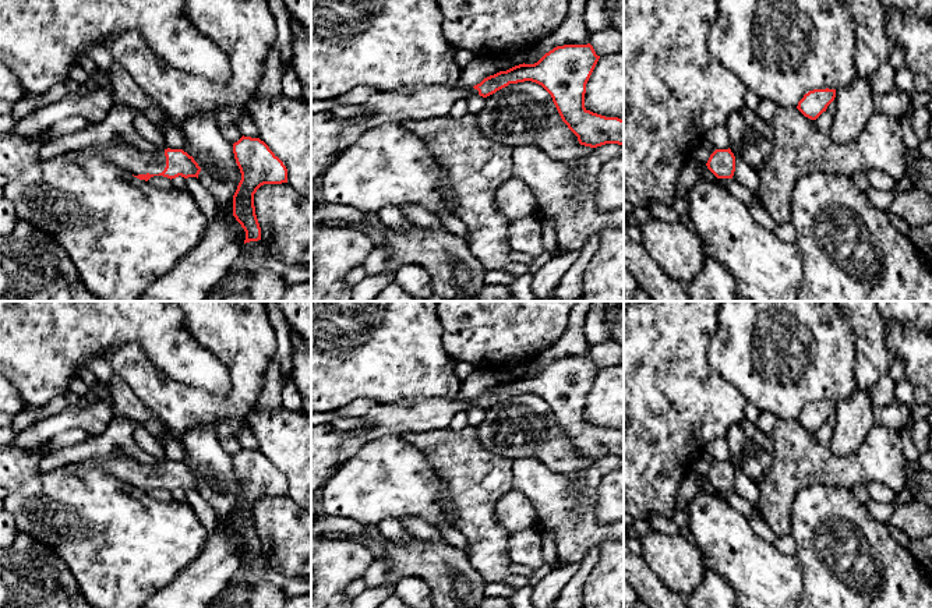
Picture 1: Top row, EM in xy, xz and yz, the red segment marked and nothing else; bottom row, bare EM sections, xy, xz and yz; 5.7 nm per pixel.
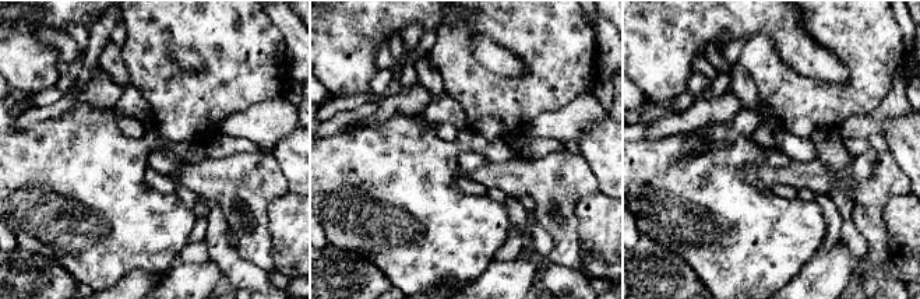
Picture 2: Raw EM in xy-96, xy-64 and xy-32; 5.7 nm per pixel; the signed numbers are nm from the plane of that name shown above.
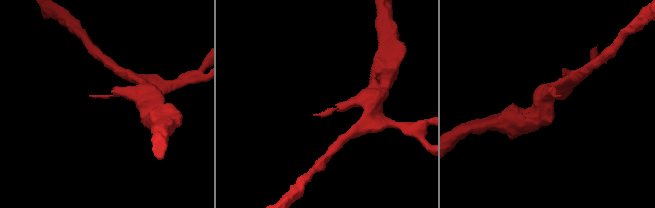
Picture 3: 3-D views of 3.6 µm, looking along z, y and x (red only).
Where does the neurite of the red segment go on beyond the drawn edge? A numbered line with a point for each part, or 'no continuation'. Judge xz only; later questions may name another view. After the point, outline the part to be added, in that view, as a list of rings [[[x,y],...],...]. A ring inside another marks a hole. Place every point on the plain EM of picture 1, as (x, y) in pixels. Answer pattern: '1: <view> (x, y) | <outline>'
1: xz (332, 444) | [[[435,397],[417,404],[378,404],[363,416],[311,425],[311,494],[321,491],[333,473],[368,442],[385,435],[403,438],[445,430],[458,413],[473,407],[479,407],[474,400]]]

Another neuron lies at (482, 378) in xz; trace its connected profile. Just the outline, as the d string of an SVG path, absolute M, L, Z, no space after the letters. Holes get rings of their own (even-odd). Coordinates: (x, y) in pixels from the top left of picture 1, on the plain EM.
M476 367L474 371L462 382L456 395L459 400L473 400L484 390L499 385L490 367Z

